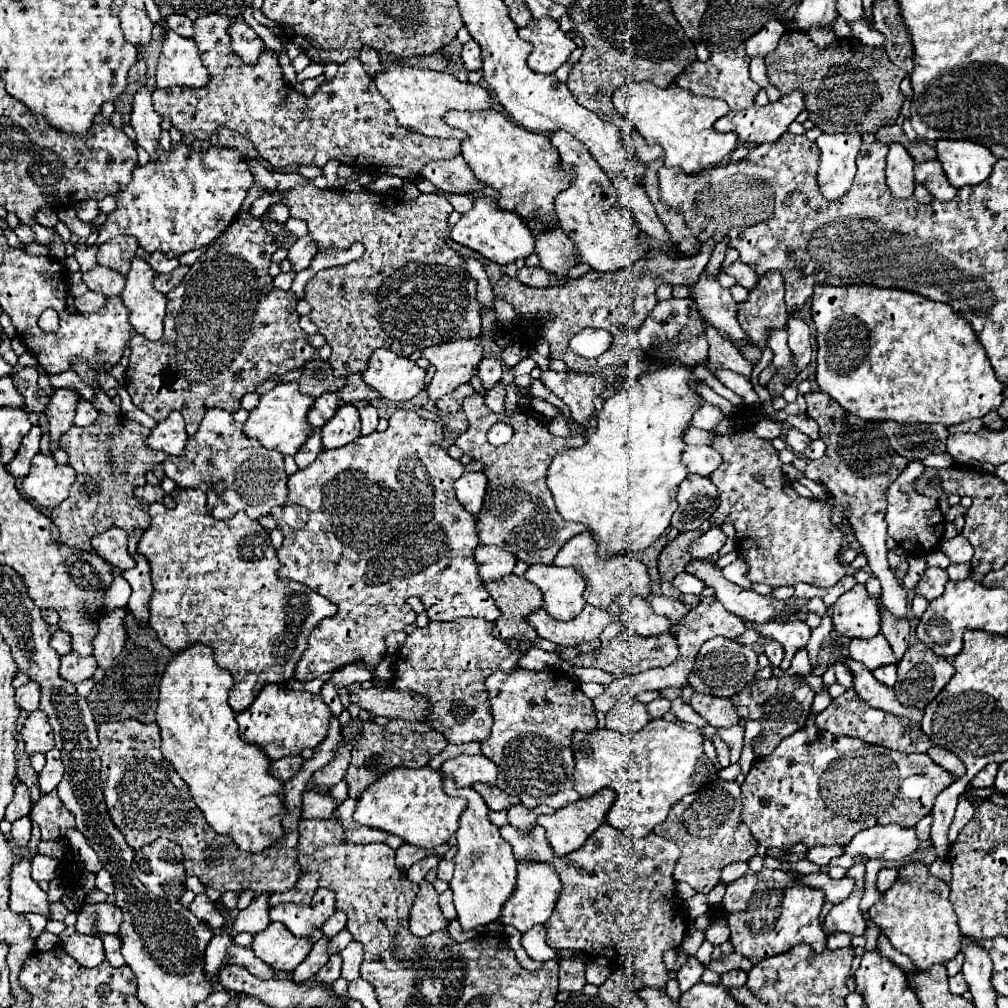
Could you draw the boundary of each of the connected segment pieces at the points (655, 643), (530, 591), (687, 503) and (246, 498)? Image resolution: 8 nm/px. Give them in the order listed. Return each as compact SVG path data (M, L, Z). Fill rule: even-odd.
M624 627L618 637L614 637L612 641L608 641L602 651L590 651L590 653L576 653L576 647L560 647L558 655L566 661L572 661L574 667L598 667L602 671L608 671L612 675L620 677L630 677L630 675L638 675L644 673L648 669L654 667L668 667L670 663L676 663L678 659L678 645L676 639L670 637L670 633L666 631L666 635L654 635L654 637L640 637L636 631Z
M508 575L498 583L484 583L496 605L500 607L502 615L498 623L494 623L494 637L496 639L510 639L516 637L520 641L534 641L538 633L534 627L528 625L528 615L542 609L544 599L540 589L524 577Z
M688 475L678 487L678 509L672 517L672 527L678 531L698 529L718 507L718 489L710 479Z
M210 409L206 411L200 429L194 437L186 443L186 455L182 457L168 457L162 465L166 465L166 477L170 477L180 489L198 487L208 495L208 511L214 519L232 519L234 513L244 511L250 519L260 519L264 515L270 515L272 507L284 505L286 501L286 473L284 473L284 457L274 451L262 447L258 441L246 439L242 433L242 425L232 419L228 411L222 409Z

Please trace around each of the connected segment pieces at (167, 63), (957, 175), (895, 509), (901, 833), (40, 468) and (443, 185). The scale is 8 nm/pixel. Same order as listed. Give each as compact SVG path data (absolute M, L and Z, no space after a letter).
M168 31L156 65L156 85L162 89L174 85L202 87L206 81L208 71L202 65L194 41Z
M940 139L936 141L936 151L942 169L954 187L982 183L998 161L990 155L990 149L962 139Z
M910 461L908 467L902 471L902 475L888 487L888 509L886 509L886 523L888 523L888 535L898 541L898 545L910 553L926 553L930 549L936 549L938 541L944 535L944 517L940 513L938 501L930 497L922 497L914 491L914 479L924 471L924 465L920 461Z
M896 823L890 825L874 825L870 829L860 831L846 847L844 855L830 861L830 865L840 865L848 869L854 865L854 855L862 853L868 859L884 859L898 861L912 855L918 849L920 841L916 835L916 827L902 827Z
M38 453L32 459L30 473L22 479L22 491L40 507L58 507L74 483L76 473L70 465L58 465L50 455Z
M456 155L442 163L428 163L422 171L422 177L434 183L440 191L448 193L474 193L488 187L476 179L462 155Z

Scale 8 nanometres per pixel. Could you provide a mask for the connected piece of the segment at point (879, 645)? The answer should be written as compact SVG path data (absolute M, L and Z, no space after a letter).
M878 633L872 639L852 639L848 645L848 655L854 661L860 661L866 669L874 671L876 667L894 663L894 653L890 651L890 645L886 643L886 637Z

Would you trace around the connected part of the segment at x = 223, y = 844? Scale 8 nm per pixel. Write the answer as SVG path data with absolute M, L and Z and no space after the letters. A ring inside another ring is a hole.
M132 717L114 723L100 723L98 739L100 743L96 753L102 761L100 779L104 801L110 819L122 831L132 849L140 849L158 837L166 837L168 841L174 841L182 847L186 873L196 875L206 887L218 889L220 893L250 889L258 897L262 893L282 893L294 887L302 873L296 861L296 823L302 815L302 793L306 791L312 773L334 759L336 749L342 743L338 721L330 723L328 737L316 747L314 757L304 761L300 771L284 783L286 815L282 817L282 827L286 833L278 839L276 845L264 849L262 853L244 853L226 835L220 835L220 841L214 841L216 833L208 827L204 815L196 809L188 785L160 753L160 731L156 723L142 723Z

